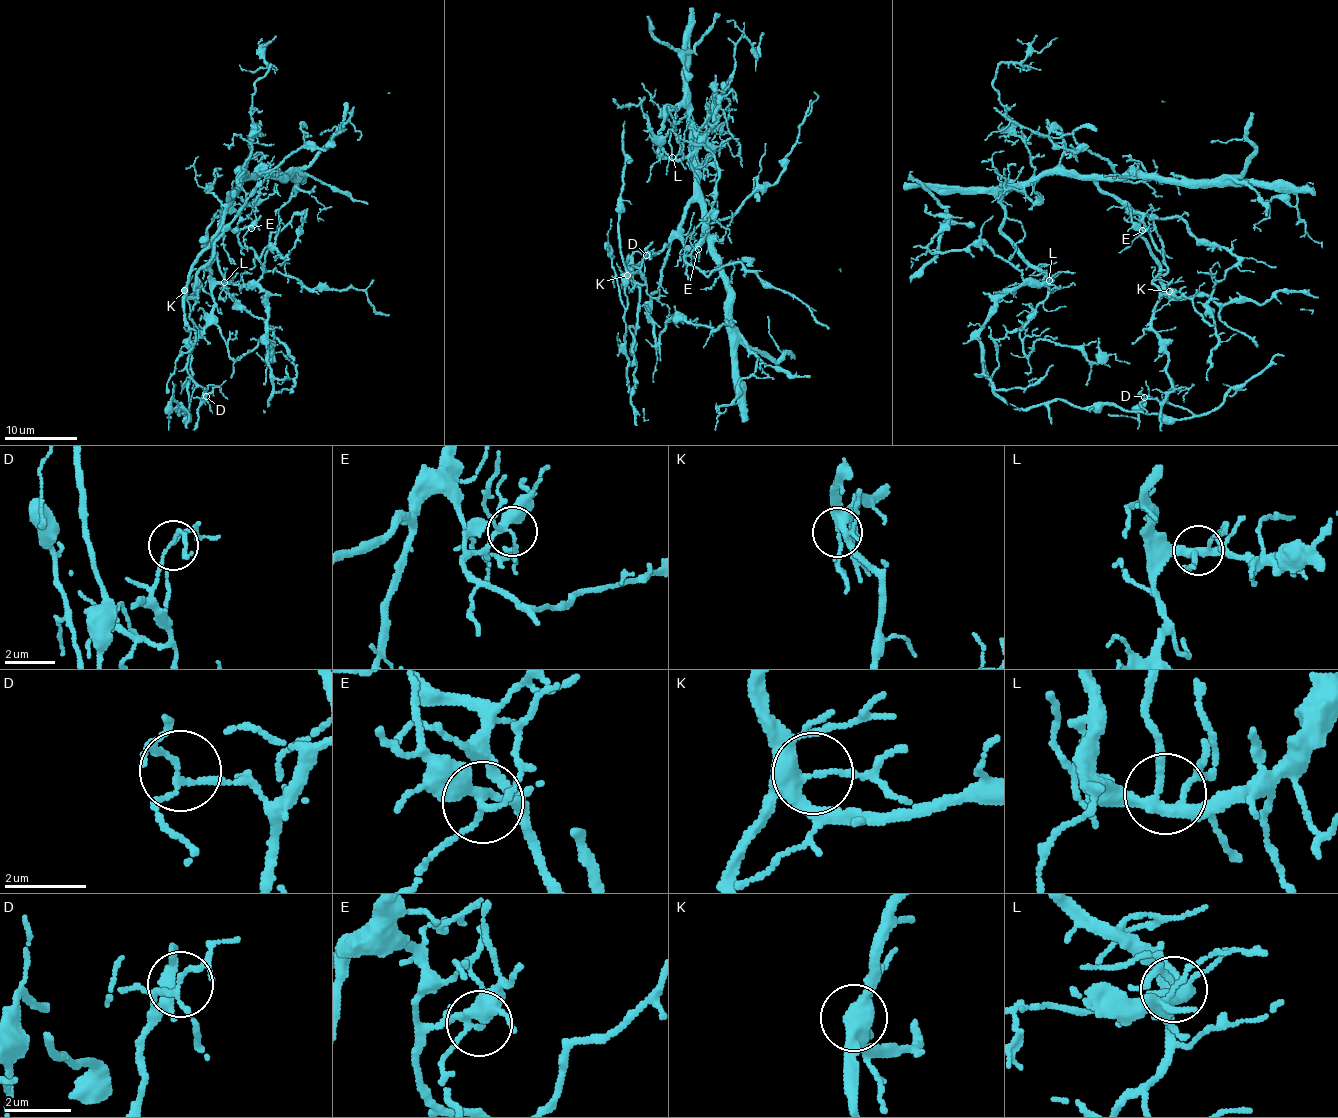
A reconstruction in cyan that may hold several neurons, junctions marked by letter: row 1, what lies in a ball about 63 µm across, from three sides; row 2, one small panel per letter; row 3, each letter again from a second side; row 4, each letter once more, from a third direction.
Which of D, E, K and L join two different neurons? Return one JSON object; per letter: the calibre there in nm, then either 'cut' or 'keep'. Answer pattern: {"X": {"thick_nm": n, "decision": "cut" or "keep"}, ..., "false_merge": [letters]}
{"D": {"thick_nm": 110, "decision": "keep"}, "E": {"thick_nm": 220, "decision": "keep"}, "K": {"thick_nm": 360, "decision": "keep"}, "L": {"thick_nm": 240, "decision": "keep"}, "false_merge": []}

